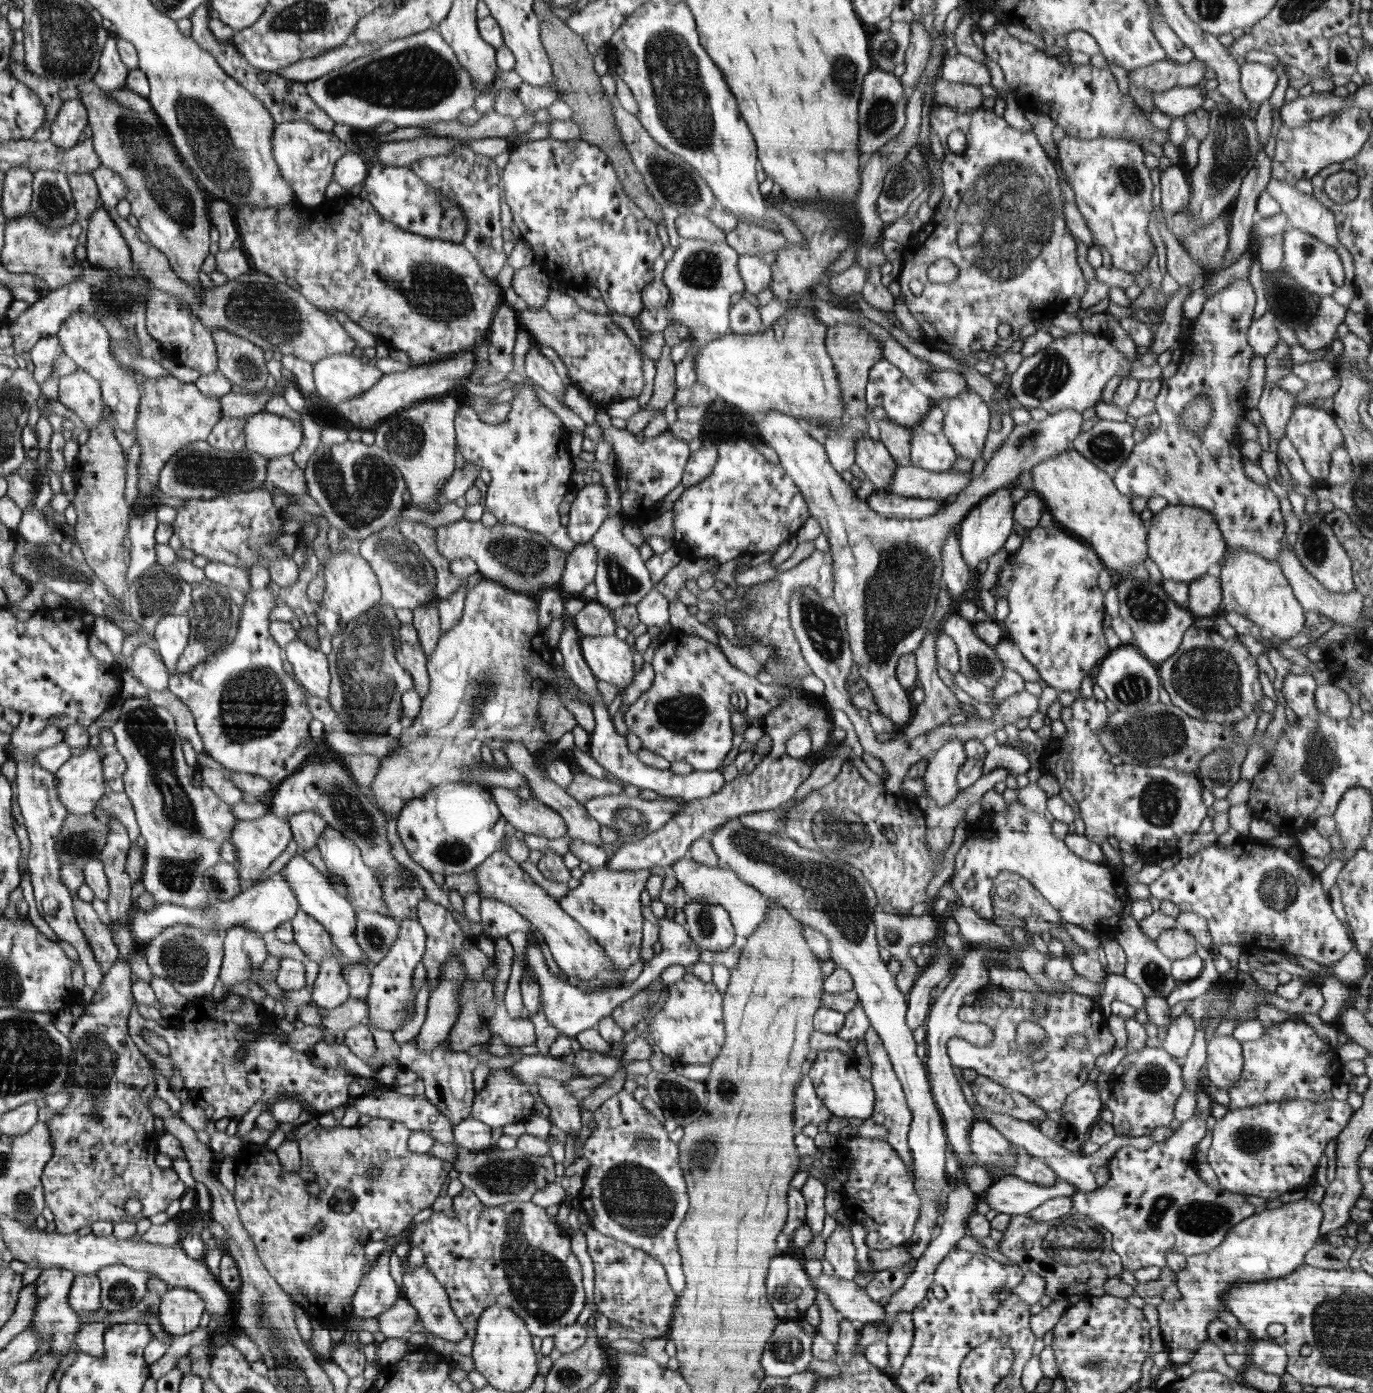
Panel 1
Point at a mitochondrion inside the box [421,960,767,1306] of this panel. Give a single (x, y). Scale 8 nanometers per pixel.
(637, 1197)

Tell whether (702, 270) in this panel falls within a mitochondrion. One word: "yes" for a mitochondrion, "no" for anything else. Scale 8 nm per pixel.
yes

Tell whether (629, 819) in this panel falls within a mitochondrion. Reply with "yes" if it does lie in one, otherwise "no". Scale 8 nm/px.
yes

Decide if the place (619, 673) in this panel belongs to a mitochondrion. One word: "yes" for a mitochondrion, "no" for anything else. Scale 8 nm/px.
no

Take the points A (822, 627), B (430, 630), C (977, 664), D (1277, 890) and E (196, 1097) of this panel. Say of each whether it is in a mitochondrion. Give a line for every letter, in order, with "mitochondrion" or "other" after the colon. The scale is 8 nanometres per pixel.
A: mitochondrion
B: other
C: mitochondrion
D: mitochondrion
E: other

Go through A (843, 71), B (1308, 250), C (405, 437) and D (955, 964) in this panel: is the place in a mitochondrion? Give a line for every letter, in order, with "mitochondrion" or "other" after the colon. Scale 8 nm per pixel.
A: mitochondrion
B: mitochondrion
C: mitochondrion
D: other

